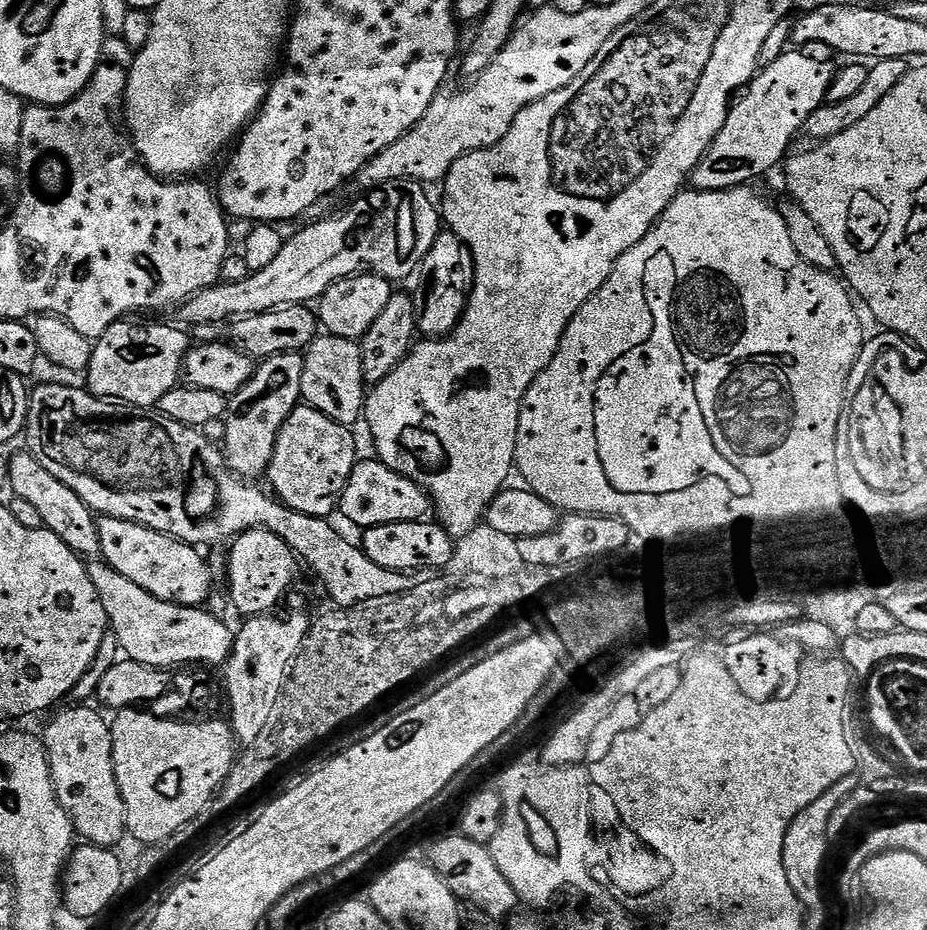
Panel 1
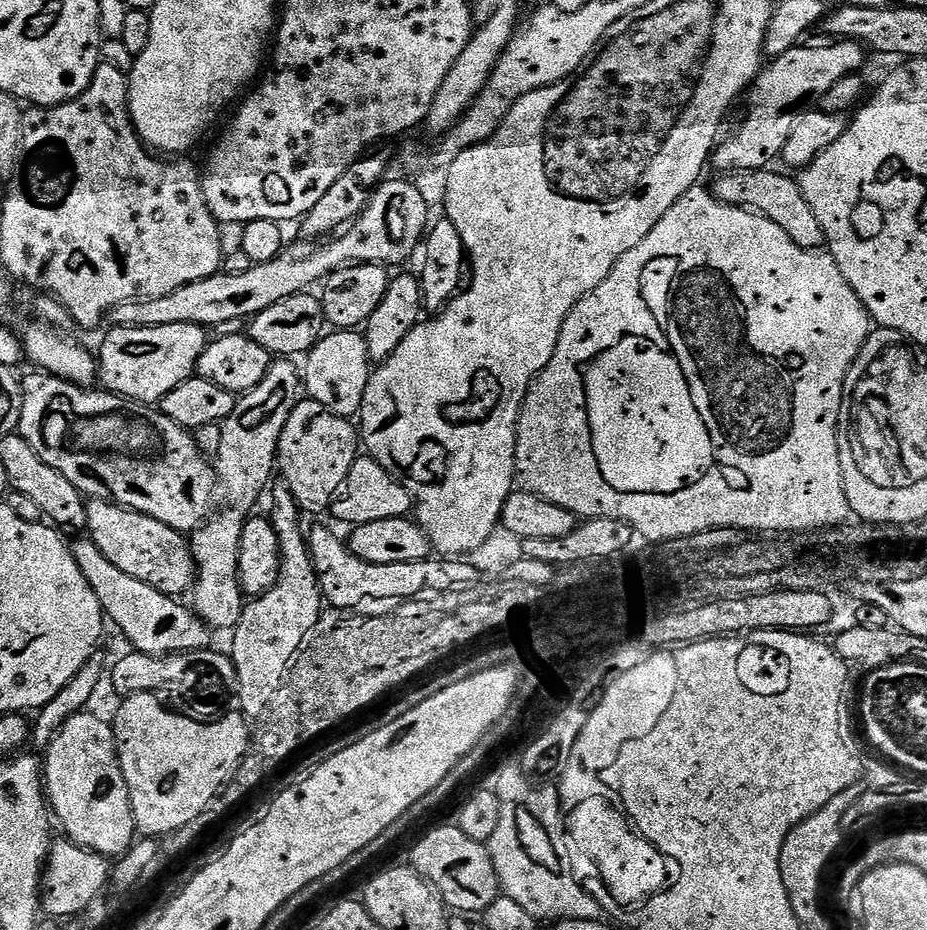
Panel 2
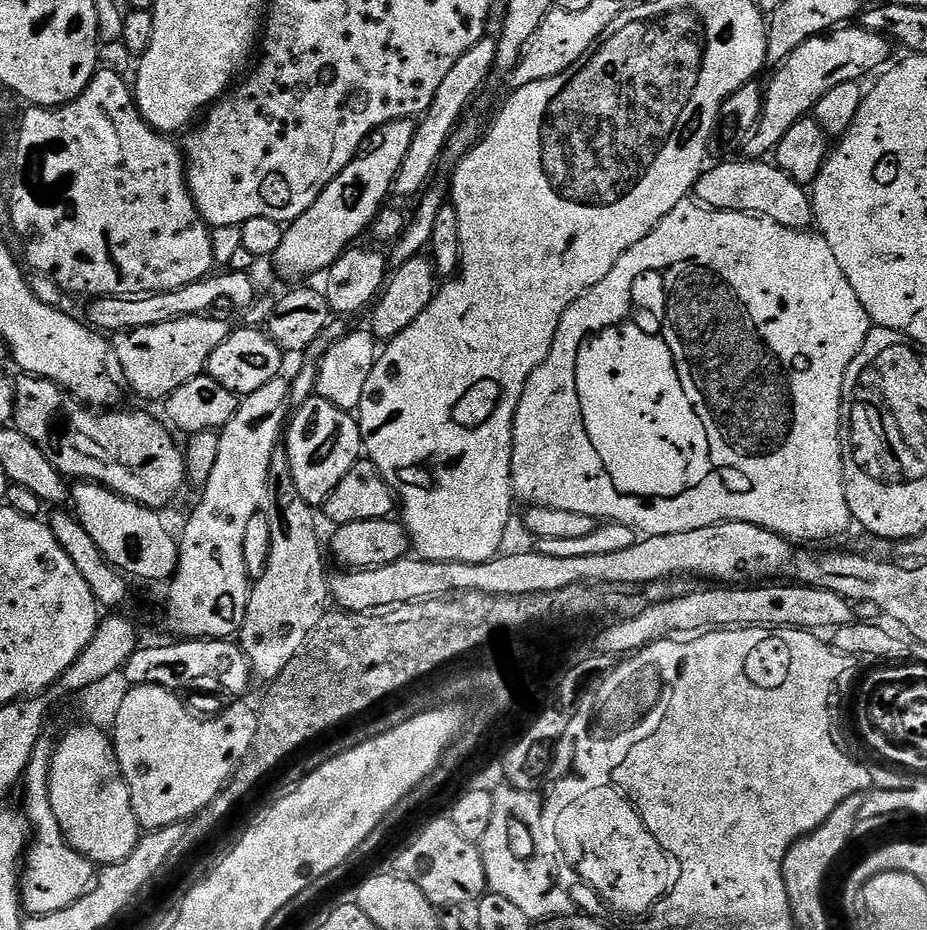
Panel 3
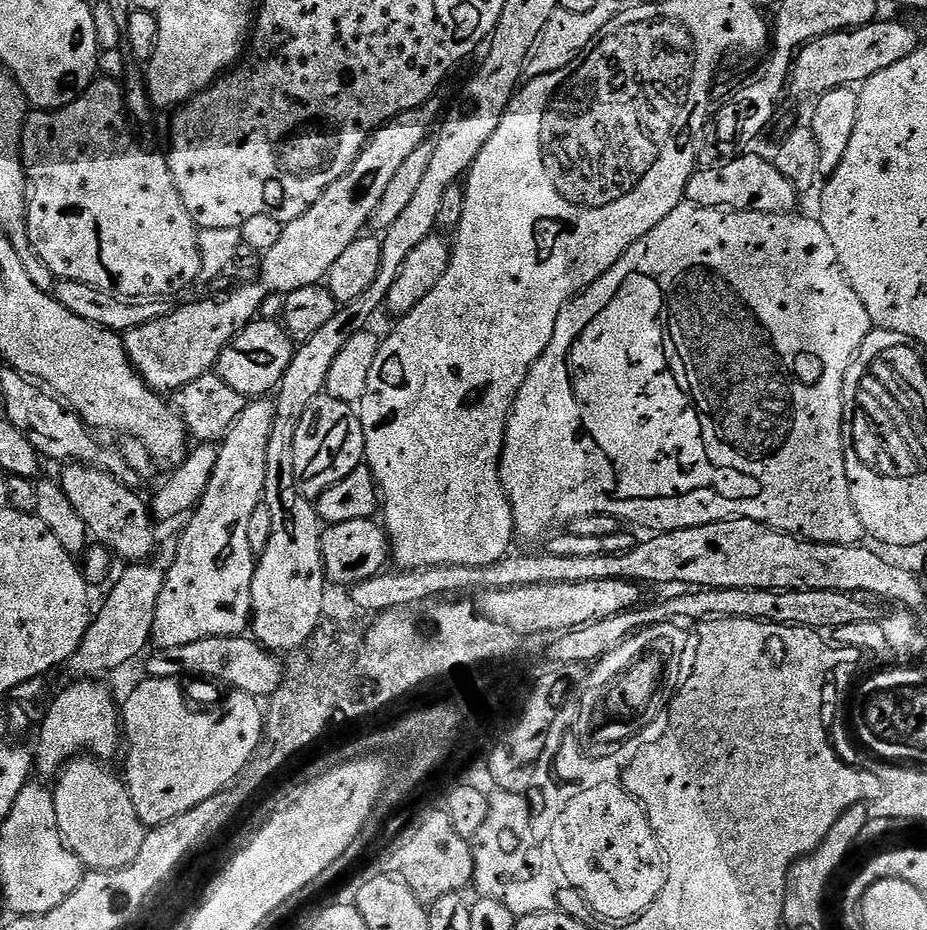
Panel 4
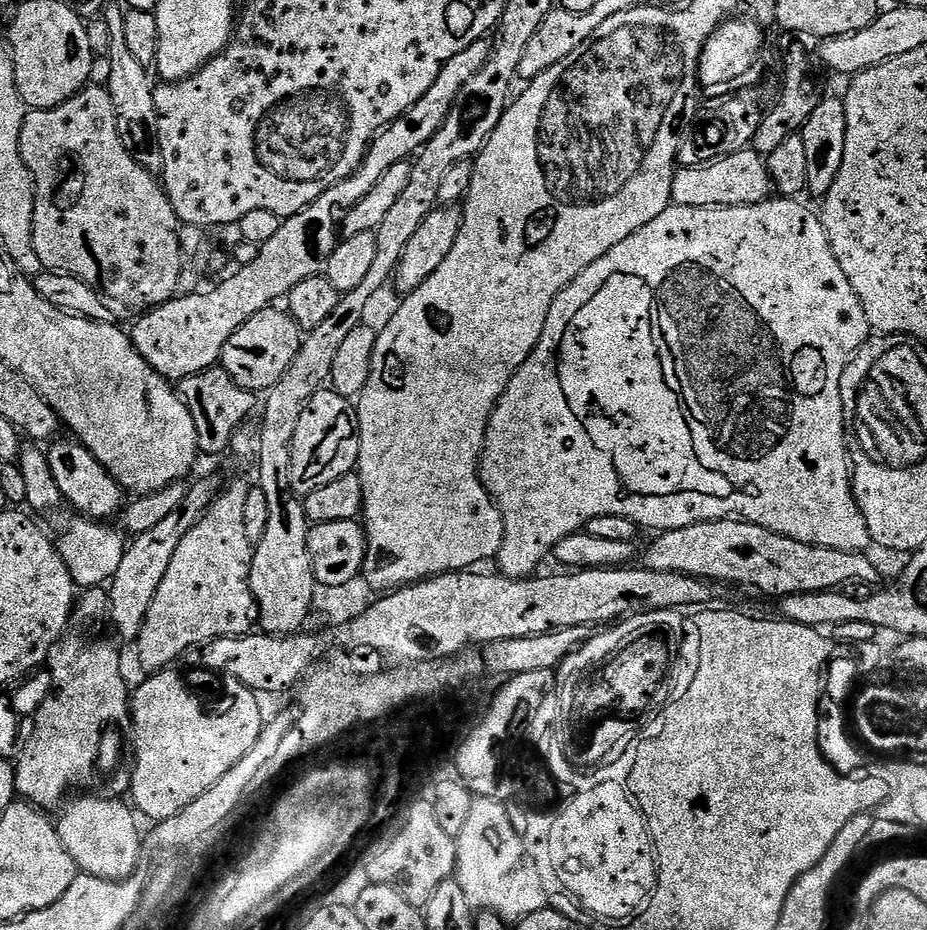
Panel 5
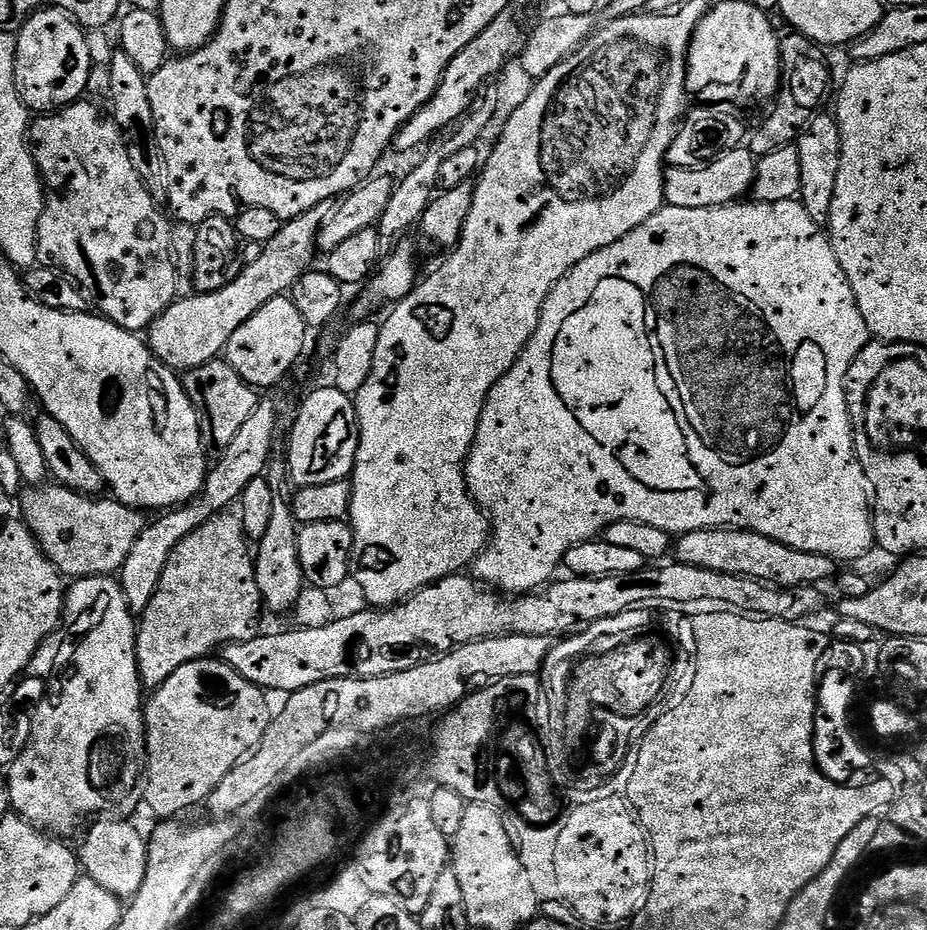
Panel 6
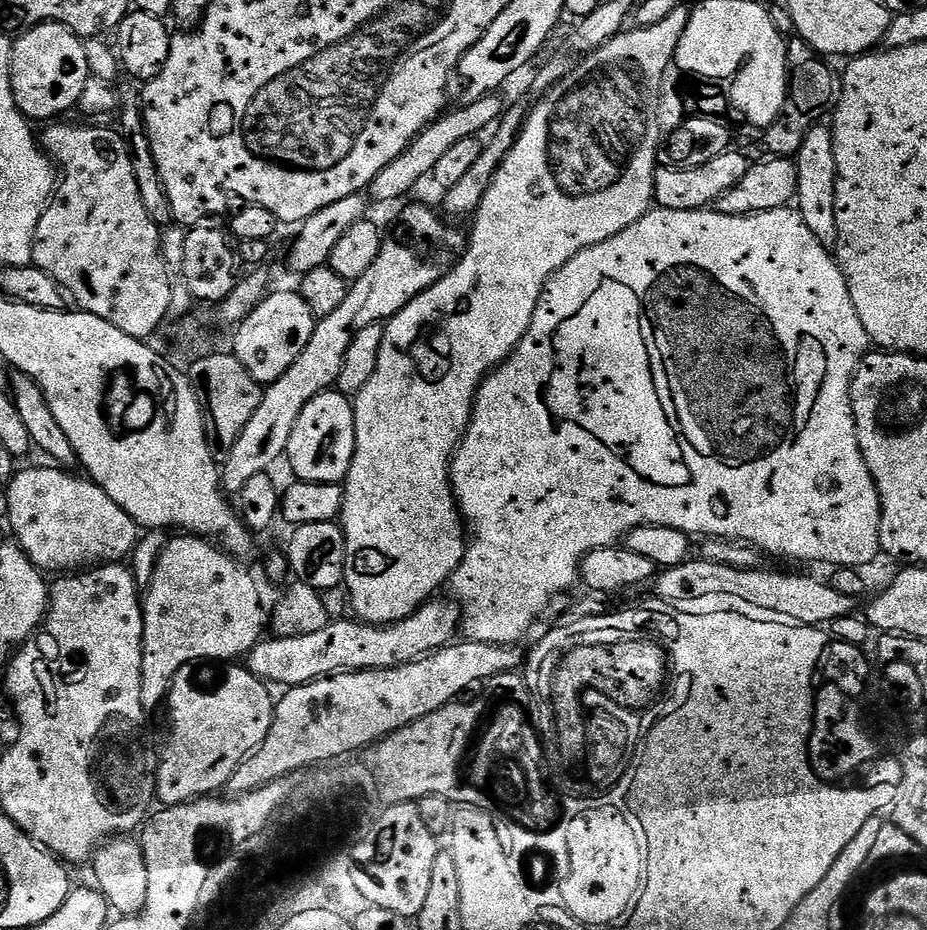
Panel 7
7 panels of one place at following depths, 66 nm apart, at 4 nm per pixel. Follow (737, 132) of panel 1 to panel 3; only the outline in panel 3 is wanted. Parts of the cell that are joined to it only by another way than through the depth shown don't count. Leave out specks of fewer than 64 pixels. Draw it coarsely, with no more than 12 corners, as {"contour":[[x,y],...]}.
{"contour":[[841,26],[802,42],[763,89],[747,155],[786,130],[842,82],[893,59],[893,41]]}

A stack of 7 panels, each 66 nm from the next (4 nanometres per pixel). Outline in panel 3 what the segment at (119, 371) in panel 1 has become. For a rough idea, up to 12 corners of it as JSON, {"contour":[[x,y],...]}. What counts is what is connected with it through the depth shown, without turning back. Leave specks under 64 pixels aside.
{"contour":[[216,314],[121,332],[128,384],[163,401],[226,342]]}

